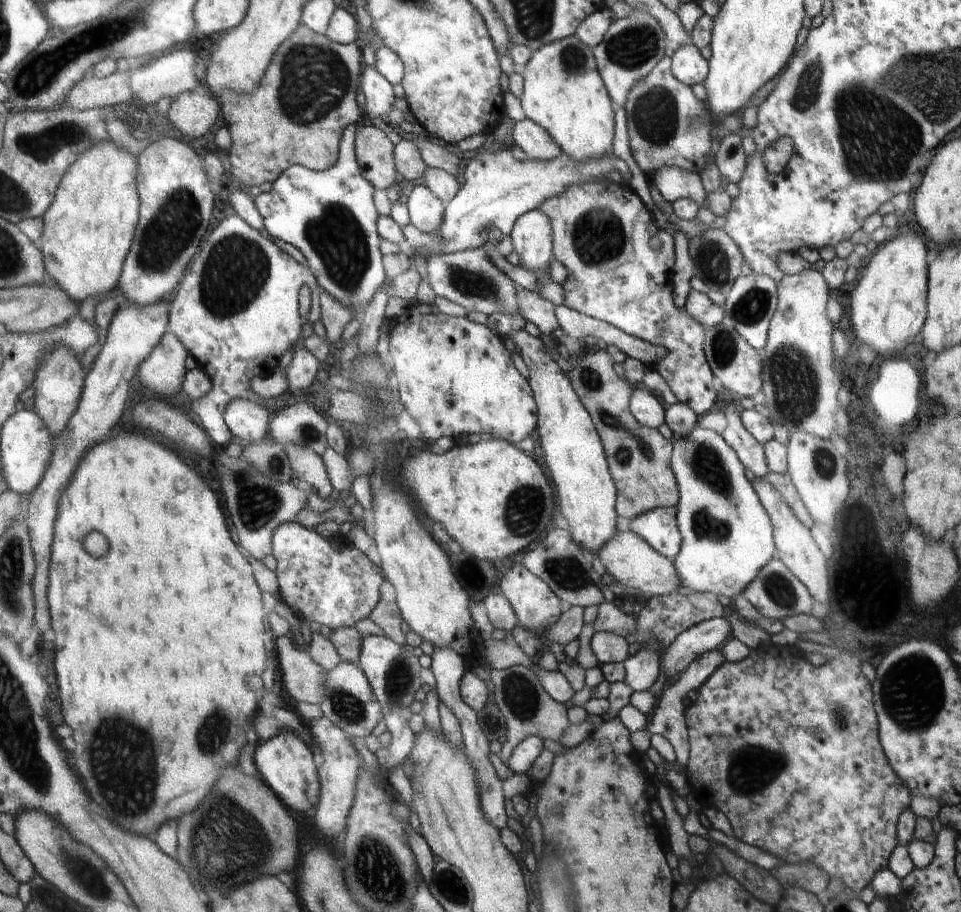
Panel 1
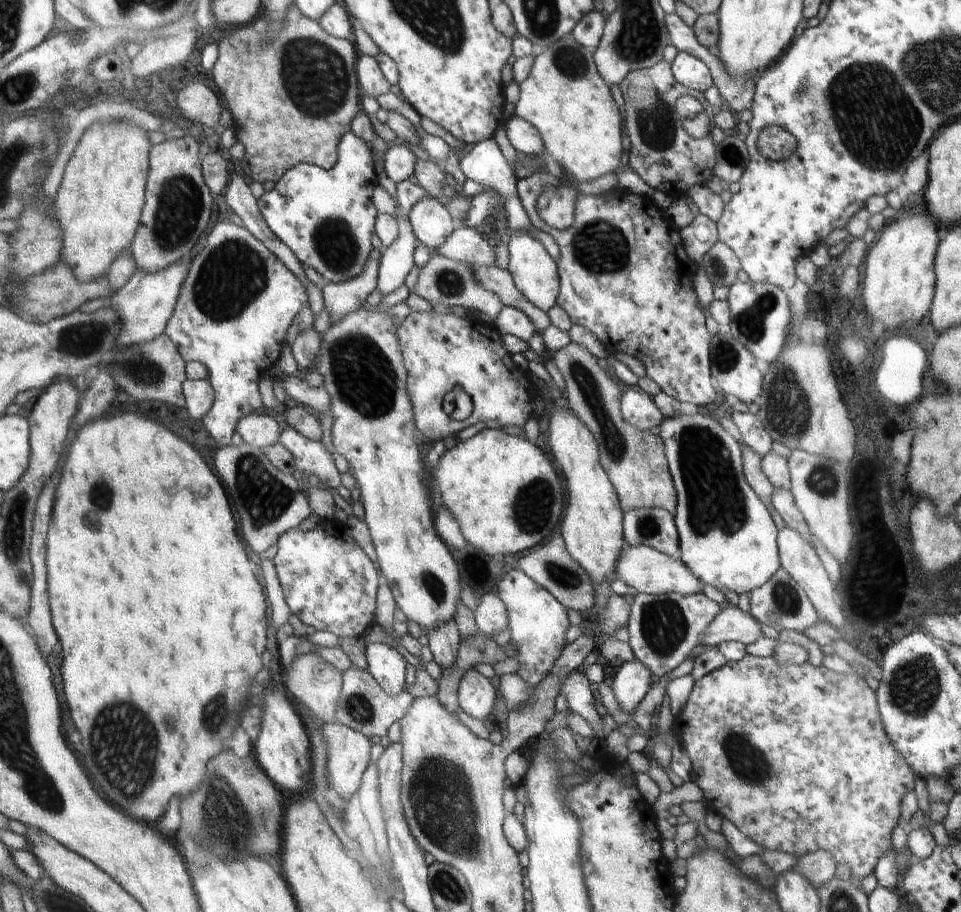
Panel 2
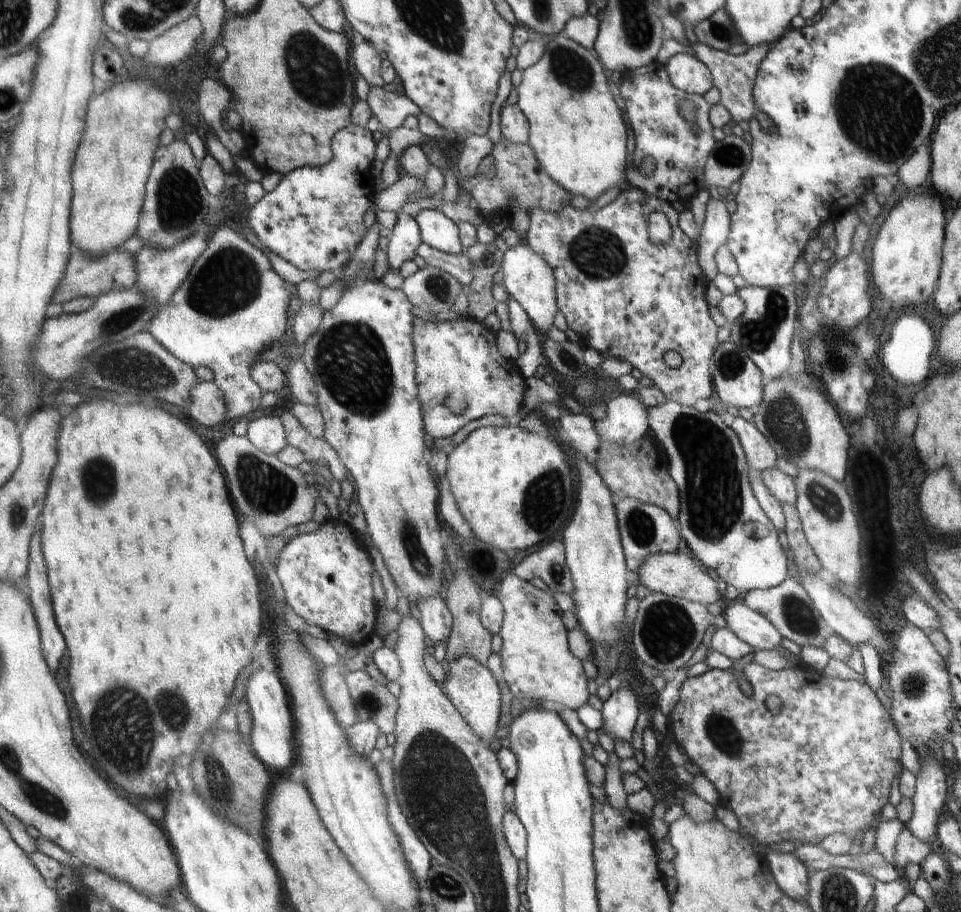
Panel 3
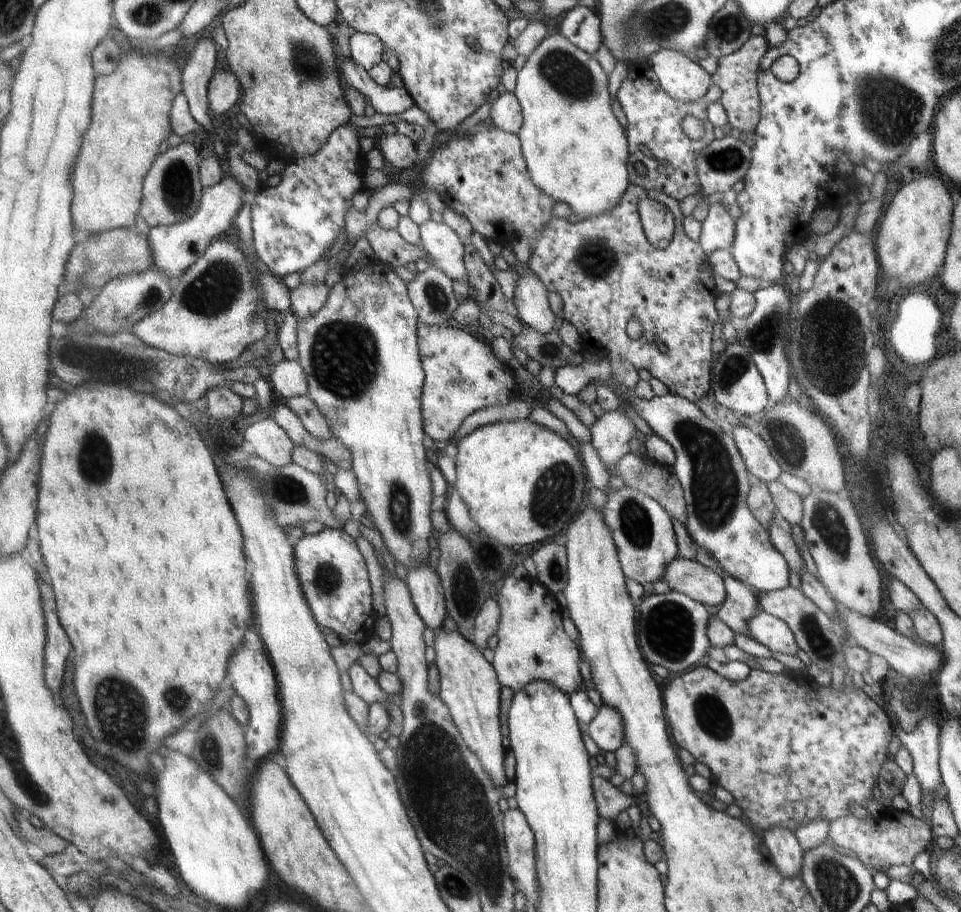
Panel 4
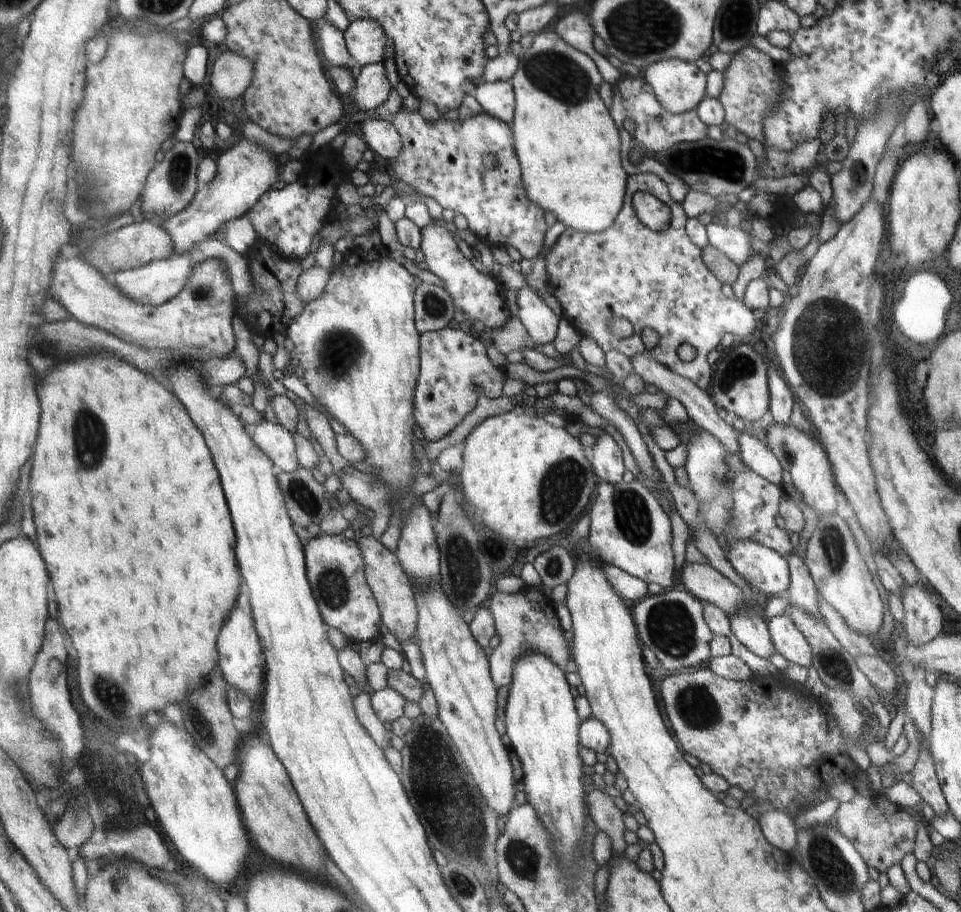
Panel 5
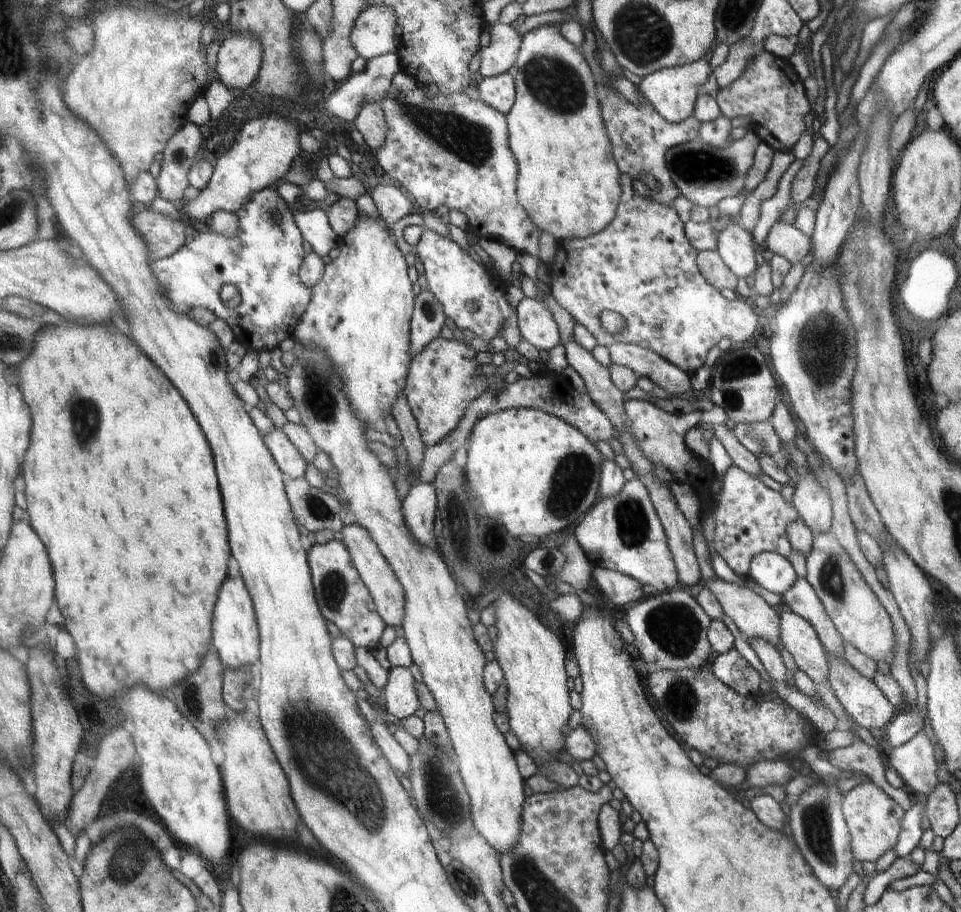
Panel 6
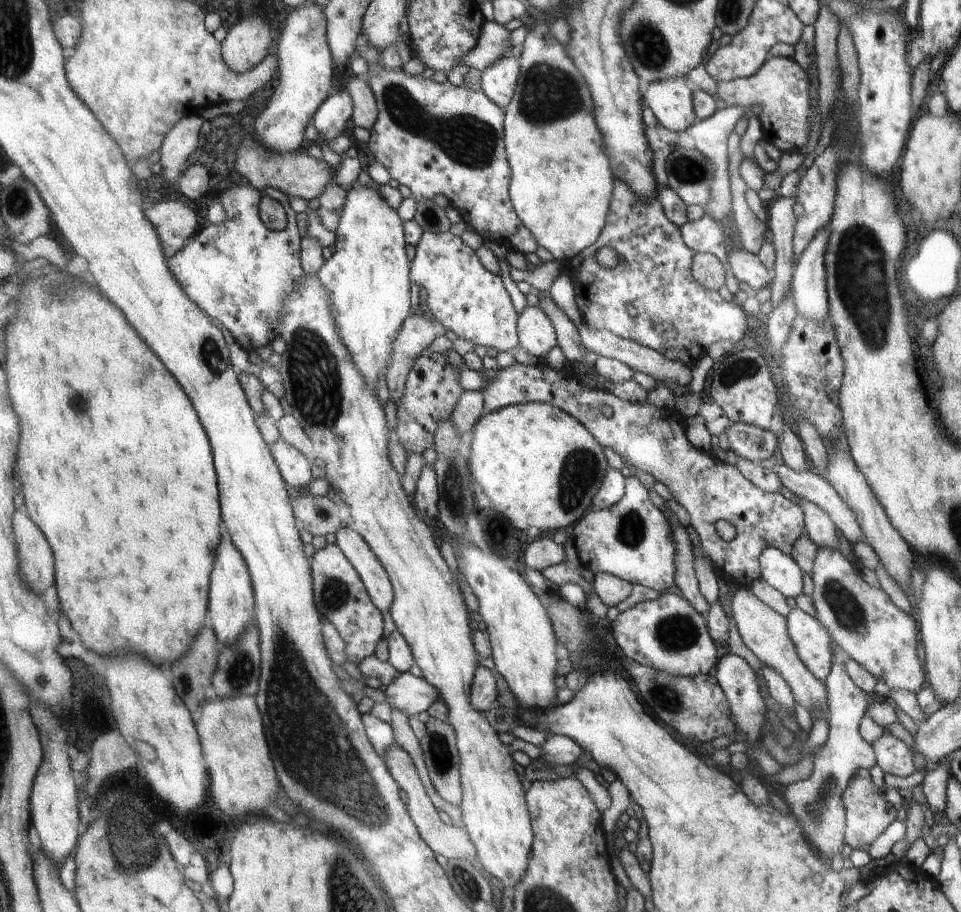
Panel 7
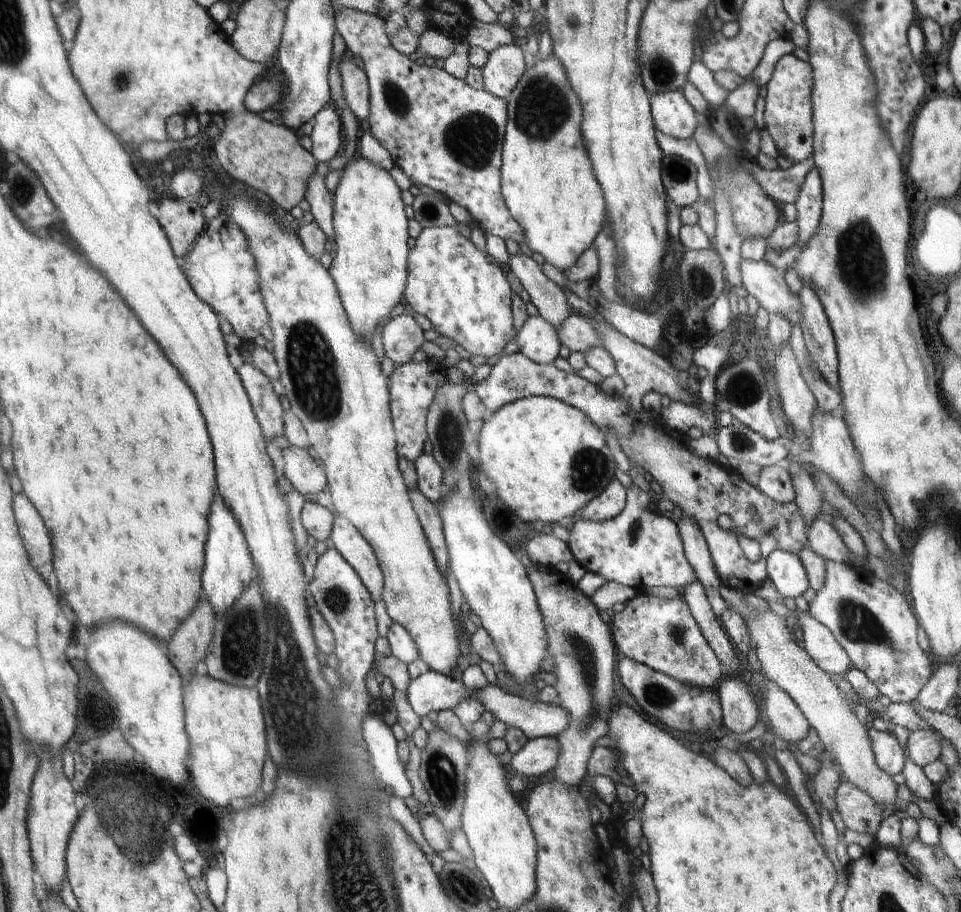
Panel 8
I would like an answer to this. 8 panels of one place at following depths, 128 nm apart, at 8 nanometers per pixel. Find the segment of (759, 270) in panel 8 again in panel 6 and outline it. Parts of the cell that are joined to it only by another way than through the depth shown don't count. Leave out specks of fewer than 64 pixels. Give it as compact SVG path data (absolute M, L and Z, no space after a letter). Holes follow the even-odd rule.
M734 222L716 232L718 232L716 250L720 253L722 260L729 265L737 278L750 280L750 274L757 269L752 233Z

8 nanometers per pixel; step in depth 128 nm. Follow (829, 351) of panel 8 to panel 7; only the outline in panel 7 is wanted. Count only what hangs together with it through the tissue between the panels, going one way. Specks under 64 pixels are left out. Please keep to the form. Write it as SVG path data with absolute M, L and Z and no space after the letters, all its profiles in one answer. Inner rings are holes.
M830 218L828 224L816 232L812 242L800 255L798 266L793 268L792 272L796 312L814 322L822 322L829 312L824 262L829 236Z

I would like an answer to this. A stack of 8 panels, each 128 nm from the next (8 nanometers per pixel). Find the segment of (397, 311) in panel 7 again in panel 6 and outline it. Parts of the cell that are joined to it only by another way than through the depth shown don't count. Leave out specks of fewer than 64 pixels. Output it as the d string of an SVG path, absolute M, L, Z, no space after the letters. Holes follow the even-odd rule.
M369 217L366 220L358 219L350 232L337 237L336 247L340 248L340 254L325 265L320 282L311 290L312 302L301 316L293 338L298 338L302 344L316 342L316 346L326 352L332 366L344 380L344 394L356 416L366 422L366 426L381 430L383 420L392 417L392 408L398 400L398 394L405 392L412 360L410 323L413 318L414 294L408 278L408 266L388 228Z

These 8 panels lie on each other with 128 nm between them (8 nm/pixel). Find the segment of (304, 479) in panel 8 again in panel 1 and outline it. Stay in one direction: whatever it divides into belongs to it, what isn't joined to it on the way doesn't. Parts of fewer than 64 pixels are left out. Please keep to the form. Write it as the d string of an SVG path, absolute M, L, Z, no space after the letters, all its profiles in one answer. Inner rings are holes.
M238 398L226 410L226 422L236 440L243 444L260 442L268 437L270 418L264 406Z

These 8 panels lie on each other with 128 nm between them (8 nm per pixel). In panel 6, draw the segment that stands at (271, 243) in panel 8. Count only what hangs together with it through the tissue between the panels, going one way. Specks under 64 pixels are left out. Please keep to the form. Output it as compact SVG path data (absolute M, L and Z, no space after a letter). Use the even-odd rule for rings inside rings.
M298 338L293 340L296 362L286 372L293 407L318 451L328 453L332 461L338 488L342 488L342 506L352 510L357 524L370 532L405 589L406 616L402 620L405 641L412 650L413 664L420 668L423 683L443 716L458 758L458 772L470 796L474 828L497 854L510 852L520 838L522 808L526 801L524 780L504 736L494 724L493 696L482 684L484 654L480 652L481 647L476 646L457 581L436 550L422 546L410 534L396 495L394 476L388 474L385 464L368 448L364 430L369 426L350 406L344 394L344 380L332 366L330 357L316 342L302 344Z

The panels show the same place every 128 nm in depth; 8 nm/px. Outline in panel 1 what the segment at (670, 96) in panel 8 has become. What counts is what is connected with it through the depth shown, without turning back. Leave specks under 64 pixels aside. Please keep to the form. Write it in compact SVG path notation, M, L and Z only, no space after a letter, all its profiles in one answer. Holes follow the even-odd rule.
M686 42L682 47L674 47L672 71L679 81L691 87L704 84L709 76L709 61L692 42Z

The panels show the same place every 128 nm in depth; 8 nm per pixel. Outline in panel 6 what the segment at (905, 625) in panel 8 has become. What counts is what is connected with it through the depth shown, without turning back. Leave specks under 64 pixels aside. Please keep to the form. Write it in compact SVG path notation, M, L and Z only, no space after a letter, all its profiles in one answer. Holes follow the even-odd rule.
M822 532L814 536L812 550L805 558L807 566L806 580L814 588L818 598L822 601L826 614L834 623L836 630L845 642L850 643L858 652L872 658L874 662L894 662L894 628L888 612L880 604L878 597L862 574L858 572L856 564L850 560L848 552L840 546L832 532Z

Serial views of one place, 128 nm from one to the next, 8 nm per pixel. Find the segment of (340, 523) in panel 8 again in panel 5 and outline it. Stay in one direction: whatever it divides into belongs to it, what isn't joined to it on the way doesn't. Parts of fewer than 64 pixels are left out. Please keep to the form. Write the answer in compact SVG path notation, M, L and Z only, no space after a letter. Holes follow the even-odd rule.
M368 528L363 530L363 537L358 540L358 548L365 557L366 580L381 607L382 620L386 628L394 634L400 644L412 642L411 637L416 637L418 632L417 602L410 580L404 574L396 553L392 553L380 539L374 538Z

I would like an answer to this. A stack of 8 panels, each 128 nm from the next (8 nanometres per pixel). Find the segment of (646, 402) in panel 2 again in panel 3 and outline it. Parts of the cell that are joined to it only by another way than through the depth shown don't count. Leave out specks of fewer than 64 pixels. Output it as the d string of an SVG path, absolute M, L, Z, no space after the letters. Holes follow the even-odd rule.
M622 393L606 401L607 413L602 419L596 419L594 430L599 440L612 444L632 444L641 440L648 432L648 414L644 406L632 398L630 393Z

